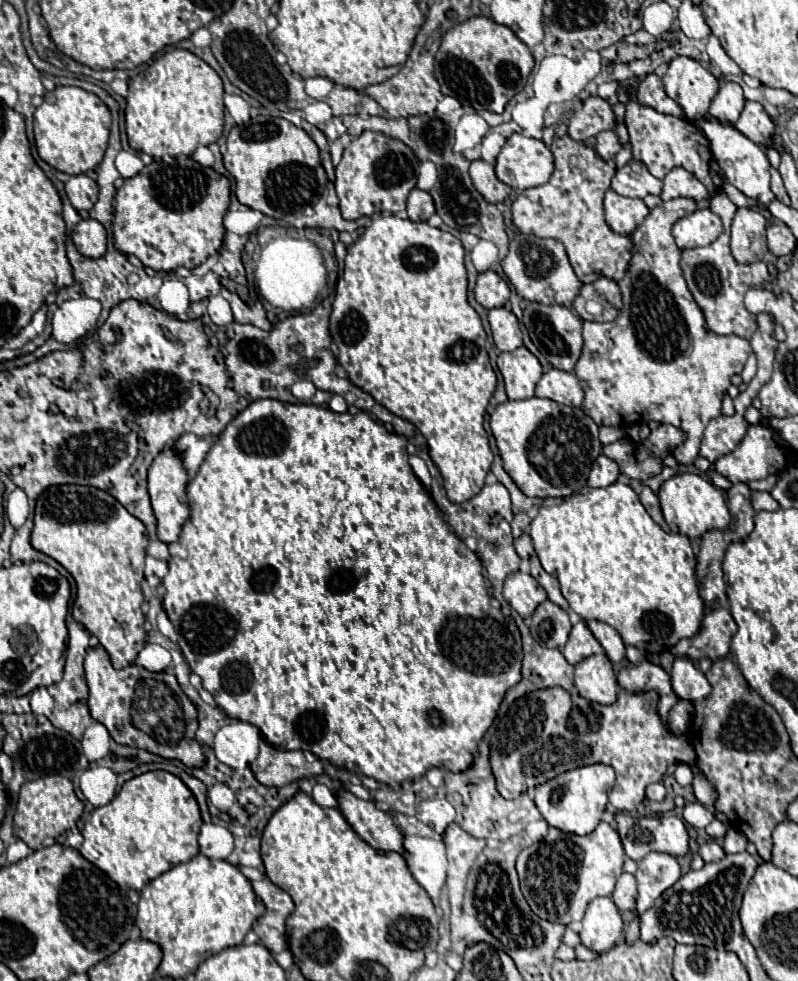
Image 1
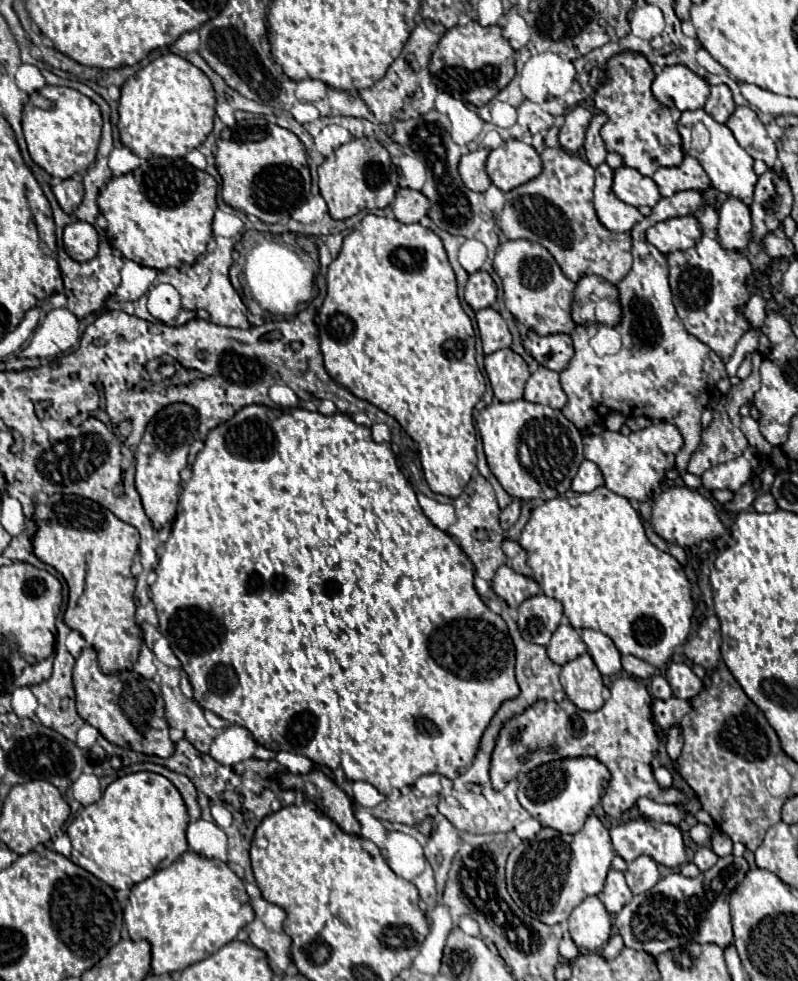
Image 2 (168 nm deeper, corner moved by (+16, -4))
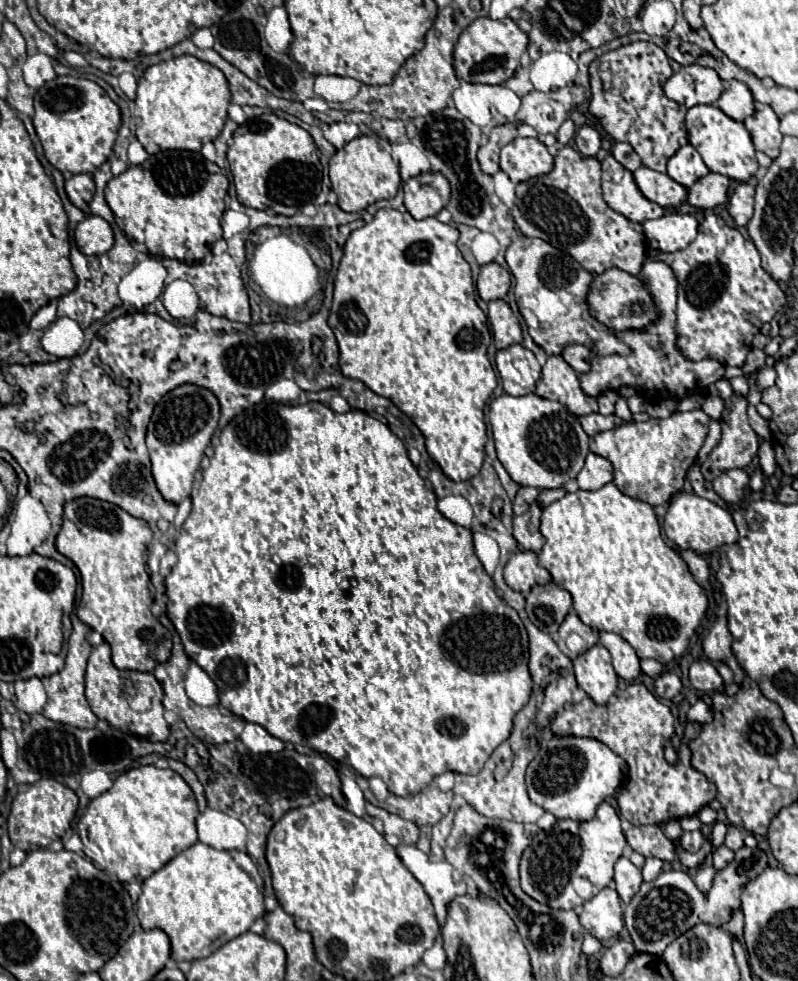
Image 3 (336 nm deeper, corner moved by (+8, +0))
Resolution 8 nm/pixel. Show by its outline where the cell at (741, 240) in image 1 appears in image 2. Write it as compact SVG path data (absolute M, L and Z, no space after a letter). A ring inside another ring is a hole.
M728 199L718 209L718 239L720 245L728 251L746 251L748 243L752 241L752 219L750 209L738 201Z

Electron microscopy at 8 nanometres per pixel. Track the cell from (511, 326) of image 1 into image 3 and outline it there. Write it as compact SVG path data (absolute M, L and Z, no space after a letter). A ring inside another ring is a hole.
M502 299L488 303L488 319L492 323L492 333L498 349L514 343L522 343L522 329L518 317L512 313L510 305Z

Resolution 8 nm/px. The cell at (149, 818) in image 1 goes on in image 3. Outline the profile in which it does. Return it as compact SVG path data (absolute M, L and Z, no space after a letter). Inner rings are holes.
M154 765L136 767L122 773L108 793L92 799L86 815L78 821L78 835L84 843L84 853L102 869L116 875L120 881L144 881L158 869L162 869L172 857L188 849L198 841L196 835L196 817L198 805L192 795L192 789L186 781L172 769L158 769Z

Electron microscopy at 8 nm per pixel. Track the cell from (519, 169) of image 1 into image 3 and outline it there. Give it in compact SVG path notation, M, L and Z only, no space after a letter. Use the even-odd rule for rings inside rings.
M516 137L500 153L500 169L512 179L512 183L522 183L532 177L552 171L552 155L540 139Z

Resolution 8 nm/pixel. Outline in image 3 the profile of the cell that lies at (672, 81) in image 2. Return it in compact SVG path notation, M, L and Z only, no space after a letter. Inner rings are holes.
M686 65L664 85L664 93L684 107L694 107L700 103L710 105L722 95L722 91L724 83L718 73L702 65Z

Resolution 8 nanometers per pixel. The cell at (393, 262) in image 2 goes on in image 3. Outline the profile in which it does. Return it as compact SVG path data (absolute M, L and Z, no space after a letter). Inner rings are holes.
M380 209L370 223L364 227L356 229L350 233L346 245L344 245L344 257L340 261L338 273L336 273L336 283L334 283L334 301L332 301L332 311L328 317L328 325L332 327L338 345L340 345L340 369L346 377L360 379L366 387L370 387L376 395L382 395L390 399L402 413L406 413L414 425L422 431L426 439L426 449L430 457L442 467L442 471L452 479L452 481L466 481L472 479L486 457L485 443L488 439L486 423L484 423L484 405L490 399L492 391L496 389L496 373L490 365L488 359L488 345L492 341L490 329L488 329L488 319L484 311L476 303L474 295L474 281L472 281L472 271L468 261L462 257L456 241L460 233L456 227L440 223L436 217L428 217L422 221L416 221L410 213L402 213L398 209Z

